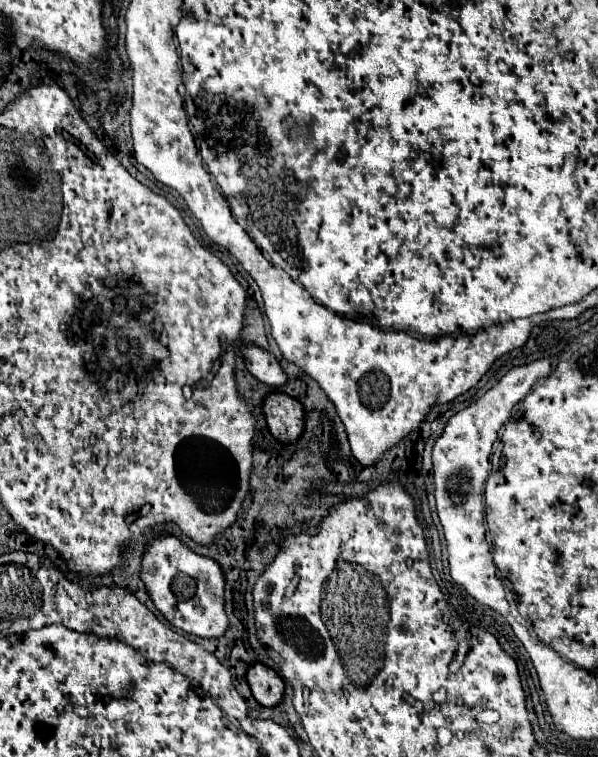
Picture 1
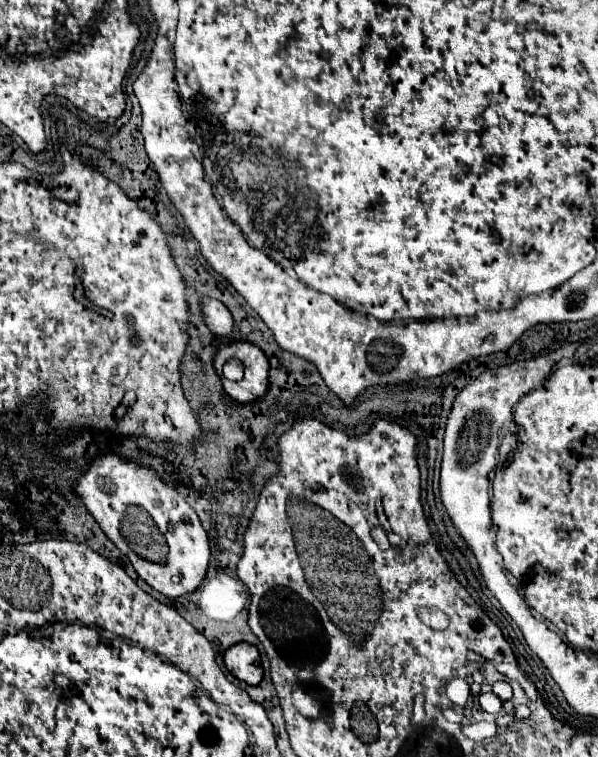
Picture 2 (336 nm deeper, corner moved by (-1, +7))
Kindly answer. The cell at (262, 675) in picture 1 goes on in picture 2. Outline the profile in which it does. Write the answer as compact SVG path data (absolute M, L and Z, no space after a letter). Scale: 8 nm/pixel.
M236 643L224 653L224 663L228 671L248 683L248 685L258 685L262 681L262 667L260 667L260 653L254 645L250 643Z

